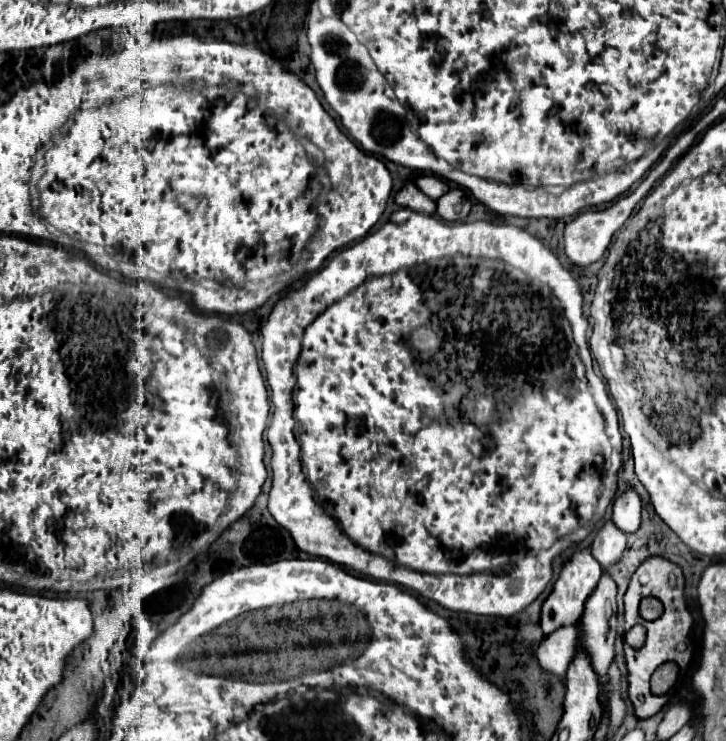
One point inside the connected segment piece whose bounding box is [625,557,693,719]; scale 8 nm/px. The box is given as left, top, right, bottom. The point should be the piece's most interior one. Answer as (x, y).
(667, 638)

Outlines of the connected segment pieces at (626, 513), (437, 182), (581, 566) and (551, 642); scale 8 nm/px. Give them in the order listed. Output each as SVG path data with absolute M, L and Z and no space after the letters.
M629 489L621 497L615 499L611 521L625 535L631 535L631 533L635 533L639 529L639 523L641 523L641 499L639 499L639 493L635 489Z
M423 175L423 177L417 177L417 179L415 179L415 185L417 185L427 197L431 197L433 201L439 199L443 193L449 191L449 187L447 187L439 177L435 177L435 175Z
M589 549L577 551L561 569L561 575L551 591L551 595L547 597L547 601L543 603L543 611L541 611L541 629L543 635L551 635L553 631L557 631L559 627L567 627L567 625L577 625L581 621L583 609L585 609L585 601L587 597L595 591L599 577L603 575L601 565L595 561L595 557L591 557Z
M559 629L559 633L547 637L537 649L539 667L565 679L567 667L577 653L577 637L577 629Z

